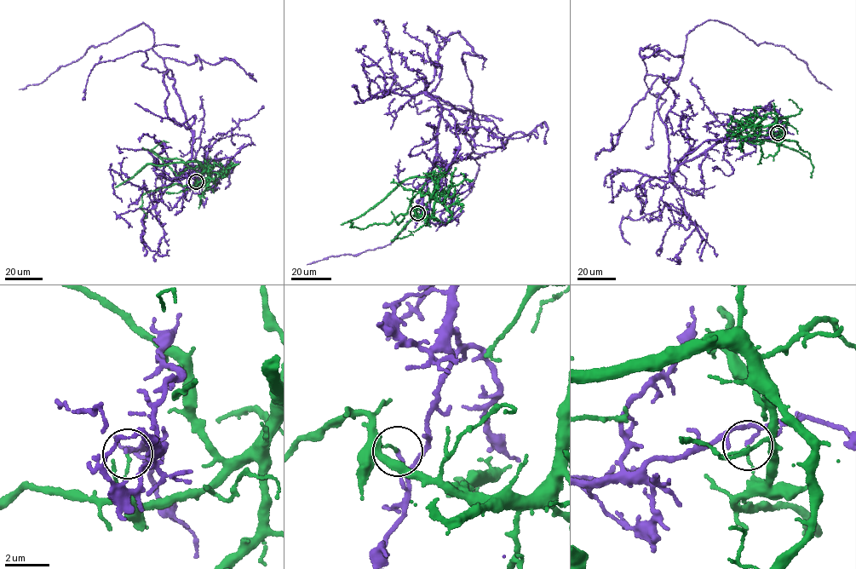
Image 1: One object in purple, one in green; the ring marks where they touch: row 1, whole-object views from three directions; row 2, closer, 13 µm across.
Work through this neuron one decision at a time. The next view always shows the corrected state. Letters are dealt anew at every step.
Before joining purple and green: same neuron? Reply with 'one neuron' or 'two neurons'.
two neurons

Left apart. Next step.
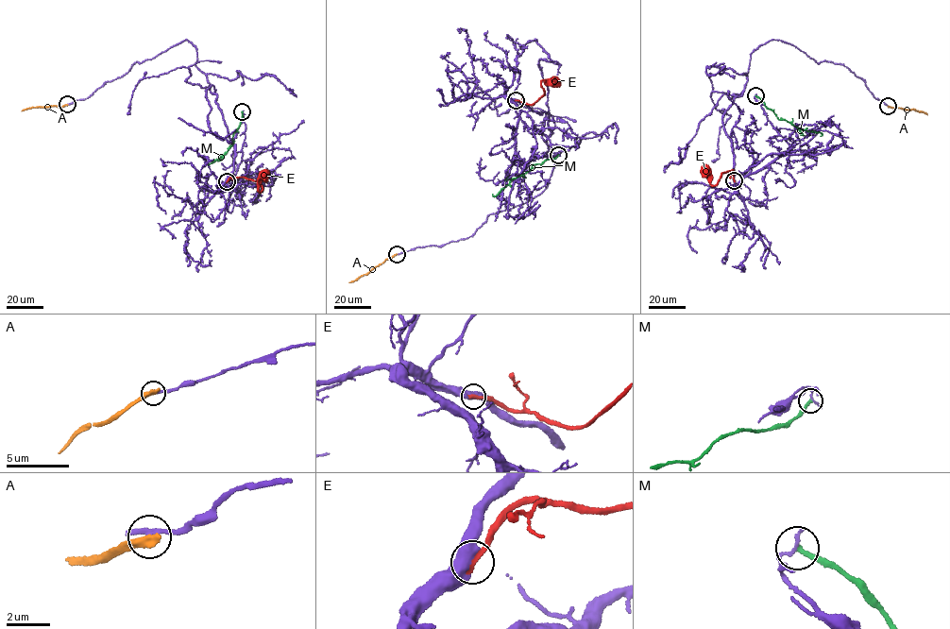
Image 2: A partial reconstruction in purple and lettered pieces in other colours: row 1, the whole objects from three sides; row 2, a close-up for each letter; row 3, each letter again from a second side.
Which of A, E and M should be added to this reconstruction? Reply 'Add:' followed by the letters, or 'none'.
Add: E

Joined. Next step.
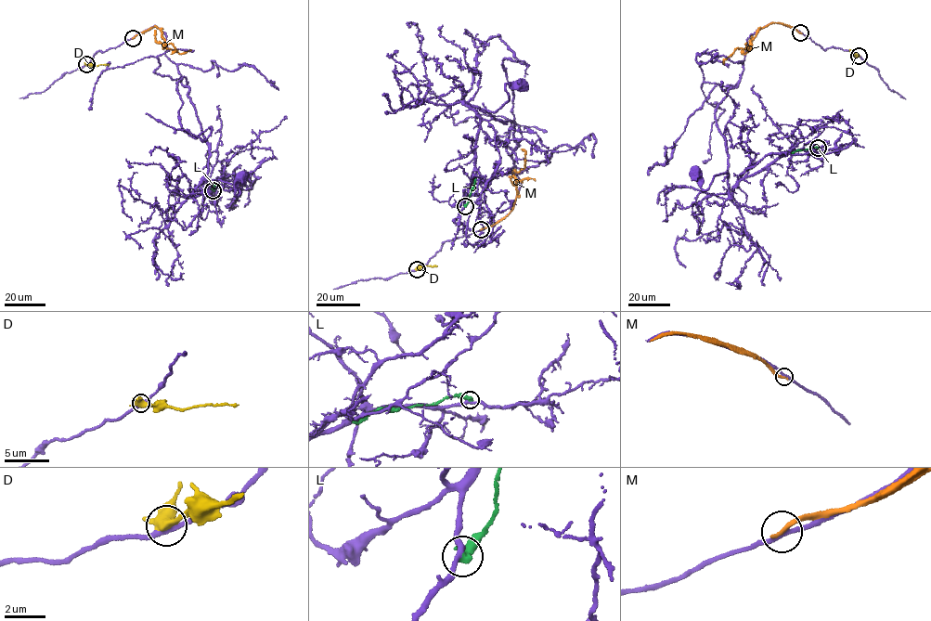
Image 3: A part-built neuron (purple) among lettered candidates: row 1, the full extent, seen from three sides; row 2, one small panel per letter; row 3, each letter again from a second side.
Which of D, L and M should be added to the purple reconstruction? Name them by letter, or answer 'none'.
none

